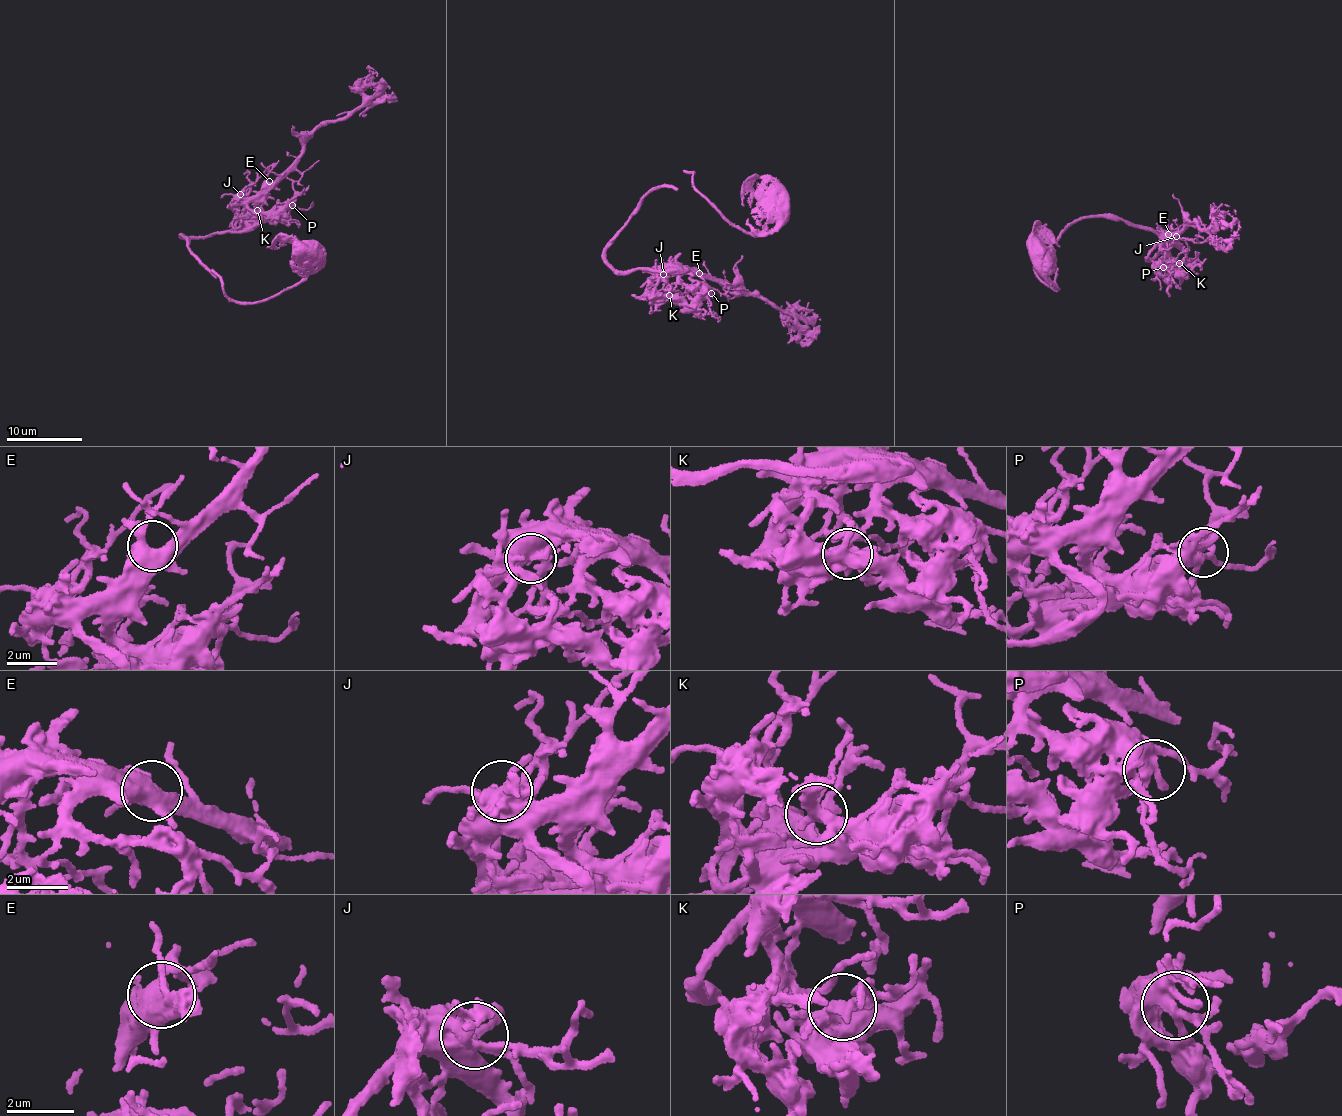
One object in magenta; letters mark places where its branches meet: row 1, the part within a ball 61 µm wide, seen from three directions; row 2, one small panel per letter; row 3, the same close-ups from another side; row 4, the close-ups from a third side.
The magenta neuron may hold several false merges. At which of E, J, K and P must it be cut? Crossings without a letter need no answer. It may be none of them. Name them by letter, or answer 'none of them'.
none of them

